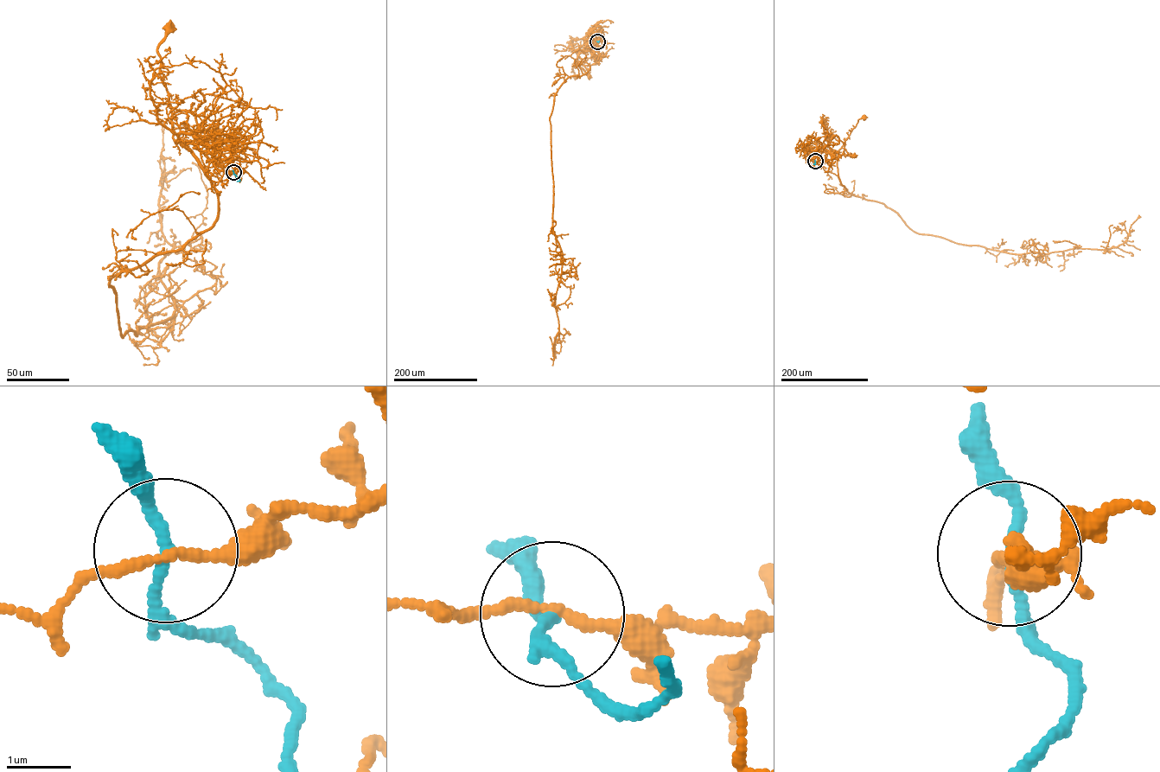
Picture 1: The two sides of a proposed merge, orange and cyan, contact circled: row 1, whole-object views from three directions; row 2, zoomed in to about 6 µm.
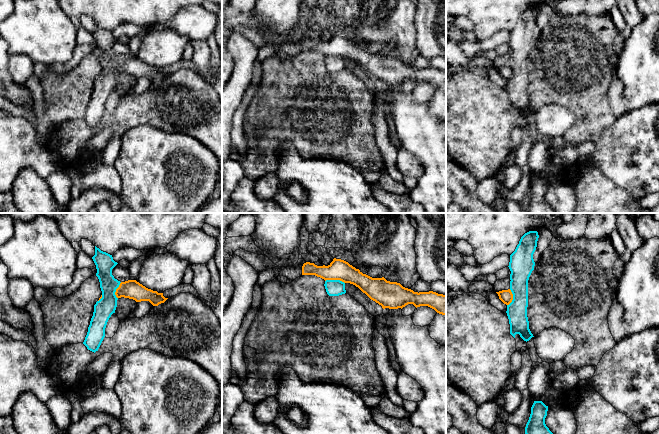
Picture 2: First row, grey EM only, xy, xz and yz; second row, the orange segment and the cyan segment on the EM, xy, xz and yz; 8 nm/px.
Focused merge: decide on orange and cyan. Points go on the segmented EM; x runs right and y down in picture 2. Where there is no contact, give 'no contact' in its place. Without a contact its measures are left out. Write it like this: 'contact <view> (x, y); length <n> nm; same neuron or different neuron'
contact xz (335, 279); length 160 nm; different neuron

